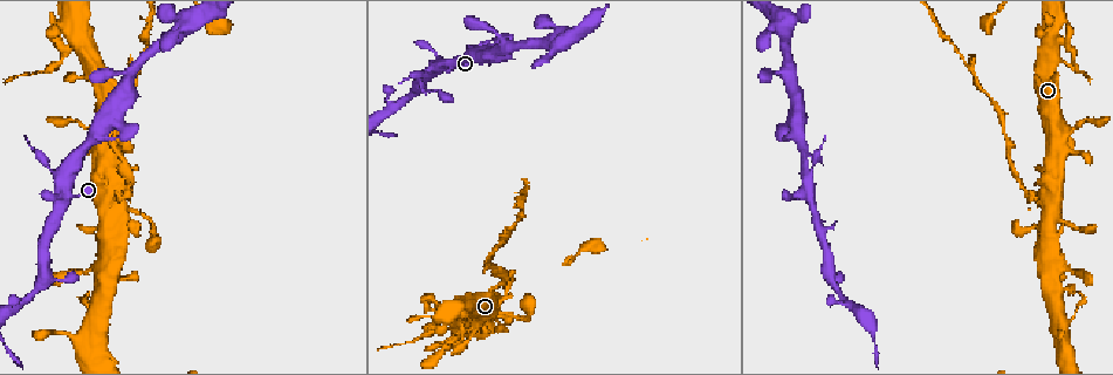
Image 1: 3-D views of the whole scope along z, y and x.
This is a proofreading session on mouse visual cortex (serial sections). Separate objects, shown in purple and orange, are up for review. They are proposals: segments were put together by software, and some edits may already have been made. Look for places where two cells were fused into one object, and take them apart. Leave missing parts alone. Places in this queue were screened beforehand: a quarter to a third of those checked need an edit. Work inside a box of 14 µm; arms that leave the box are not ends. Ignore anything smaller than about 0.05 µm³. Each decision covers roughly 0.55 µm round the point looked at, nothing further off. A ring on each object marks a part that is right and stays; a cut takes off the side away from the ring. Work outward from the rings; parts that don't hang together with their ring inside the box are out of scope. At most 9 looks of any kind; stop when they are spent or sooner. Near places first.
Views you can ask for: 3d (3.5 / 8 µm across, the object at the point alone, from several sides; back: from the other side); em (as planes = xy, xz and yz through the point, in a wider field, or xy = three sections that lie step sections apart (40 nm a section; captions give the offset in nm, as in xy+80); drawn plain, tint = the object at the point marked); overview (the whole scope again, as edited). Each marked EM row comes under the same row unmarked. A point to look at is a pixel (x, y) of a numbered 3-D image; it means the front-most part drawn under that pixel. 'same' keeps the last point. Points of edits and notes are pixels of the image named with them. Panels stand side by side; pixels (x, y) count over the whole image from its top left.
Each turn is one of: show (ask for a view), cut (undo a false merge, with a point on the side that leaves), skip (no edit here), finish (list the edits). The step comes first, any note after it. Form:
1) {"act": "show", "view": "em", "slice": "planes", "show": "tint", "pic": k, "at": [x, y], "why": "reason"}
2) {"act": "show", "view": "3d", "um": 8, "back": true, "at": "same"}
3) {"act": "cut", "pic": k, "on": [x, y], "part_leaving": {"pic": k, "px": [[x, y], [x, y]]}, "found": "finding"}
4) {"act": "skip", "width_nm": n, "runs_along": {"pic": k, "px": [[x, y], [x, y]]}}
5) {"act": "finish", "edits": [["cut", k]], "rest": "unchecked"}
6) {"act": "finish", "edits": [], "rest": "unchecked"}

{"act": "show", "view": "3d", "um": 8, "pic": 1, "at": [468, 331], "why": "sudden change in width"}

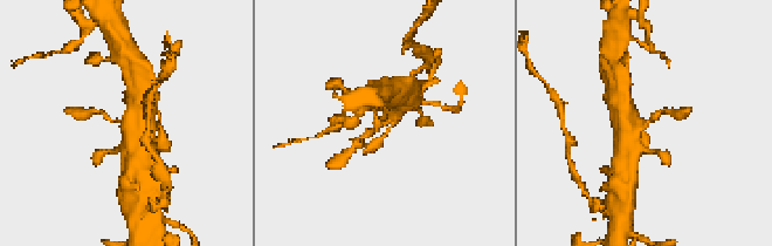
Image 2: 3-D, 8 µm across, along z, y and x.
{"act": "show", "view": "3d", "um": 3.5, "pic": 2, "at": [120, 119]}

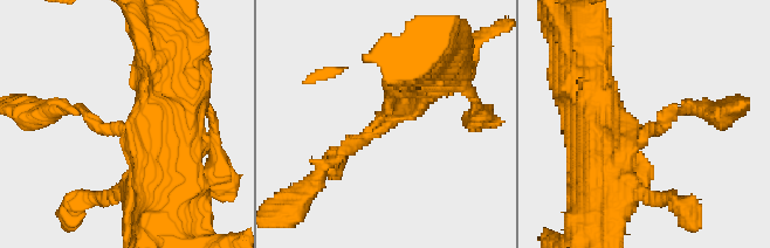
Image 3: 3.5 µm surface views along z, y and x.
{"act": "show", "view": "em", "slice": "xy", "step": 1, "show": "tint", "pic": 3, "at": [648, 128], "arm_widths_nm": [150, 700], "why": "shape alone is not enough"}

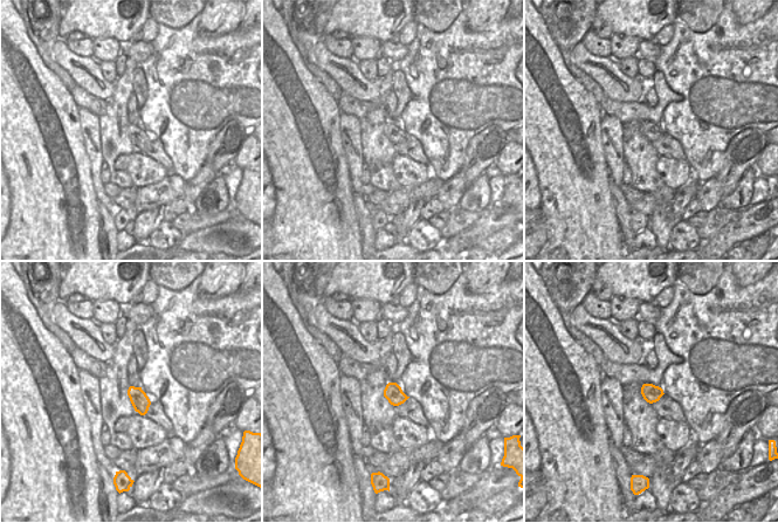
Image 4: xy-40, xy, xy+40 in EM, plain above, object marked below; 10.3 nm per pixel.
{"act": "skip", "runs_along": {"pic": 3, "px": [[425, 76], [392, 122], [324, 166]]}, "found": "continuous, no second cell"}

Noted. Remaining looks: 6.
{"act": "show", "view": "3d", "um": 3.5, "pic": 1, "at": [112, 195], "why": "four or more arms meet"}

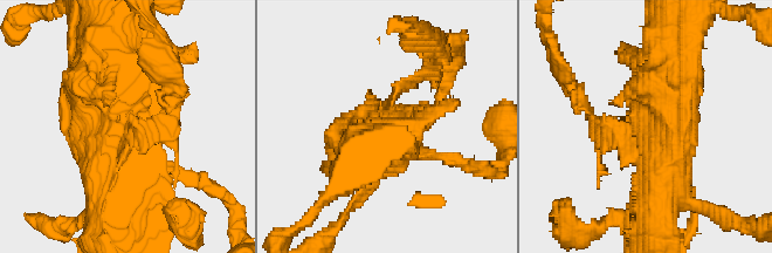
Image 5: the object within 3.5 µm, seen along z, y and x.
{"act": "show", "view": "em", "slice": "xy", "step": 5, "show": "tint", "pic": 5, "at": [128, 124], "why": "need the tissue"}

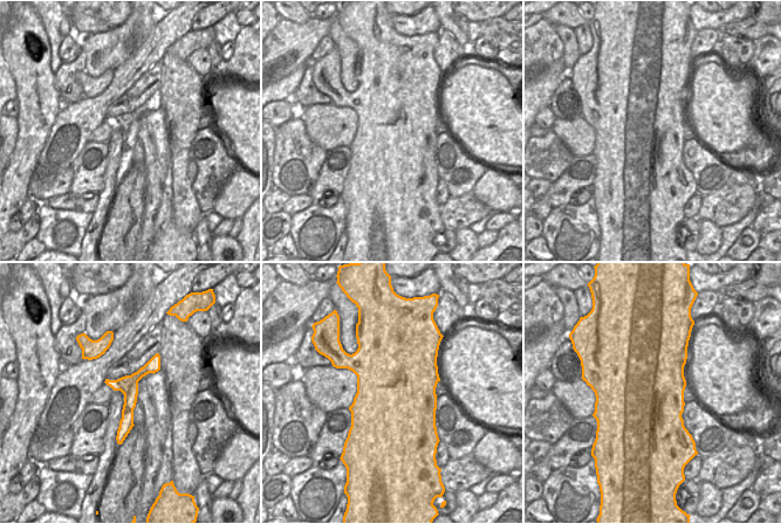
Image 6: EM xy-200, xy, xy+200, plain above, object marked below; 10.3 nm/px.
{"act": "cut", "pic": 5, "on": [167, 117], "part_leaving": {"pic": 5, "px": [[136, 129], [169, 117], [172, 60]]}, "found": "a second cell is stuck on"}

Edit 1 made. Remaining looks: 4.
{"act": "show", "view": "overview", "why": "see it whole again"}

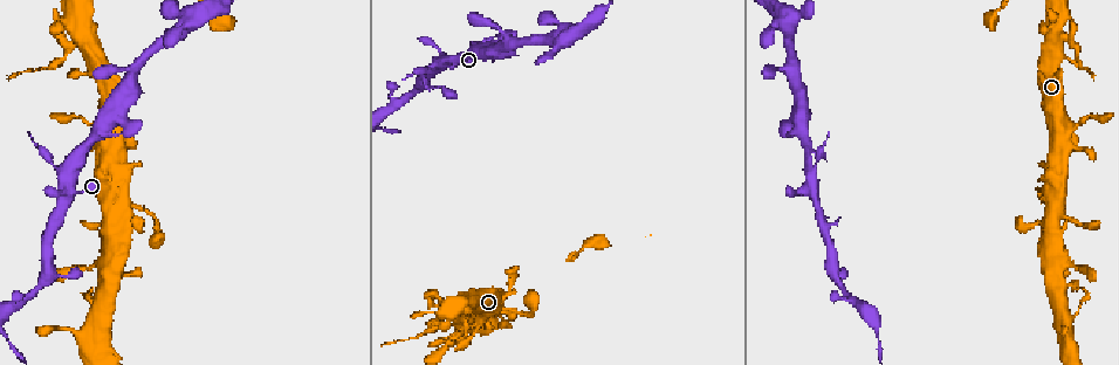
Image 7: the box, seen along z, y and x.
{"act": "show", "view": "3d", "um": 3.5, "back": true, "pic": 7, "at": [1069, 331], "why": "four-way junction"}

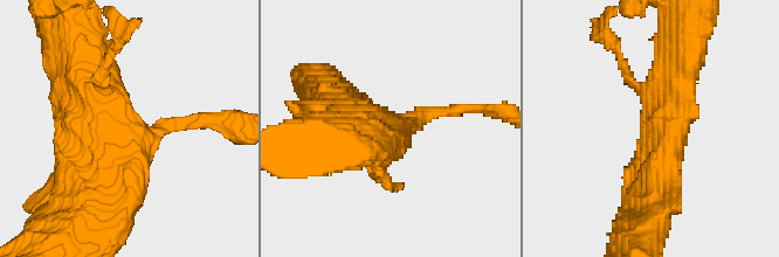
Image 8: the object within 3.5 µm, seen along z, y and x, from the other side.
{"act": "show", "view": "em", "slice": "xy", "step": 1, "show": "tint", "pic": 8, "at": [651, 132]}

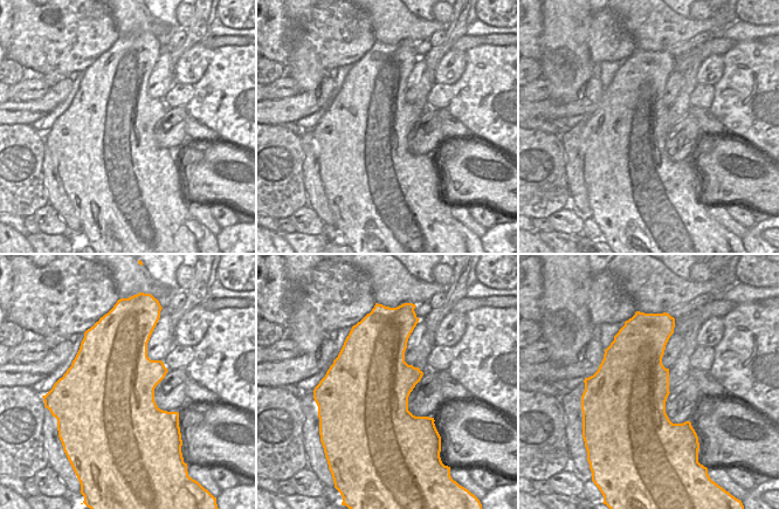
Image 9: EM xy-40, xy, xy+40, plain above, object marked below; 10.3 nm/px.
{"act": "show", "view": "em", "slice": "xy", "step": 5, "show": "tint", "at": "same"}

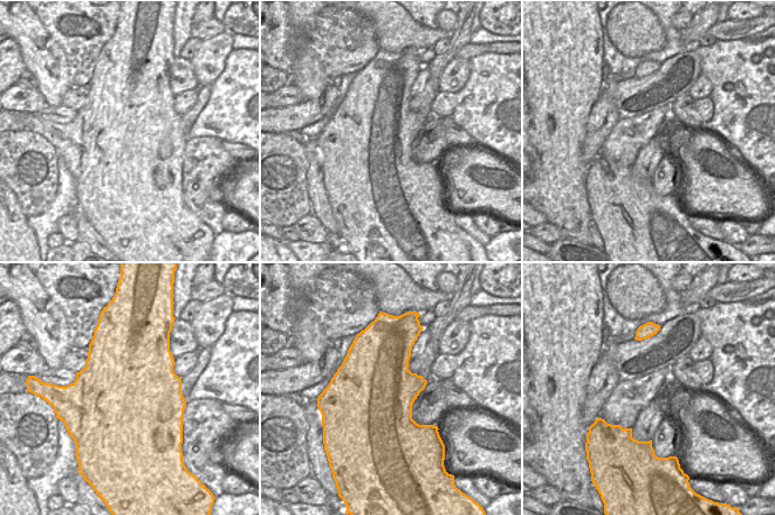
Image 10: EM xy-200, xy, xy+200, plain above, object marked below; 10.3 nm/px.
{"act": "skip", "runs_along": {"pic": 8, "px": [[80, 48], [109, 123], [102, 192]]}, "found": "continuous, no second cell"}

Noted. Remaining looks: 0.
{"act": "finish", "edits": [["cut", 5]], "rest": "unchecked"}

